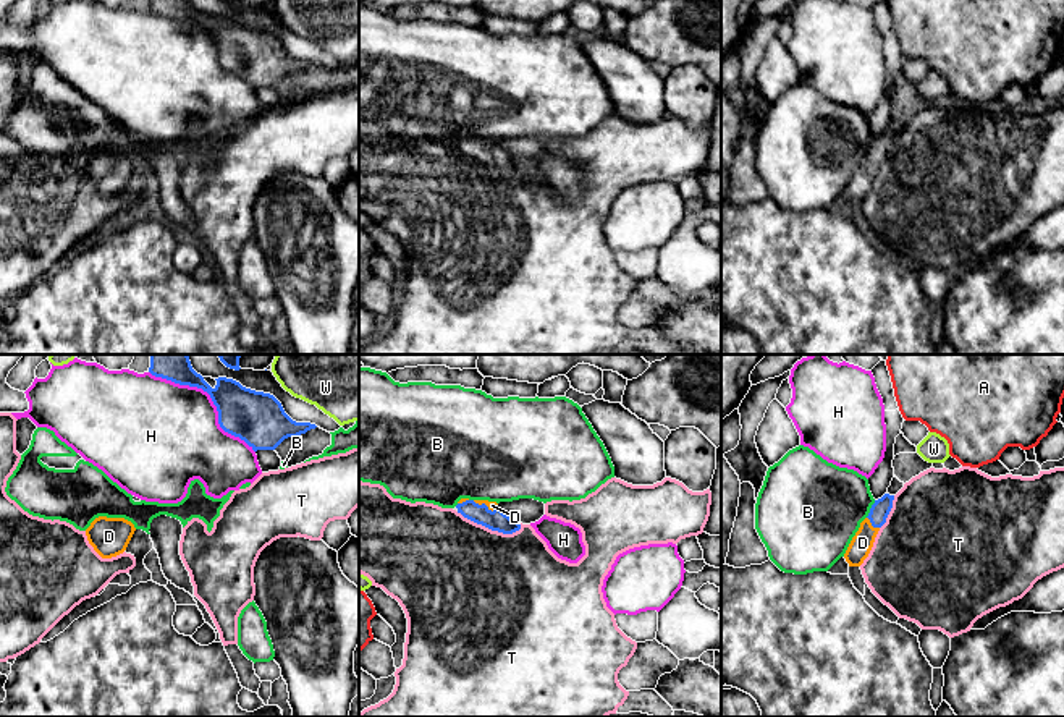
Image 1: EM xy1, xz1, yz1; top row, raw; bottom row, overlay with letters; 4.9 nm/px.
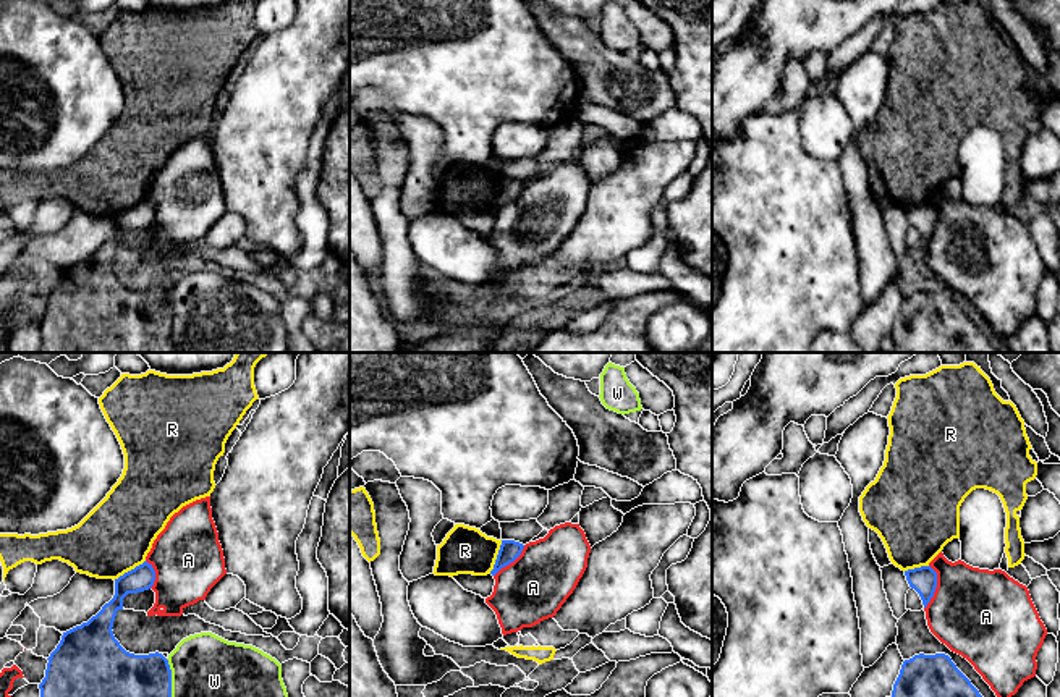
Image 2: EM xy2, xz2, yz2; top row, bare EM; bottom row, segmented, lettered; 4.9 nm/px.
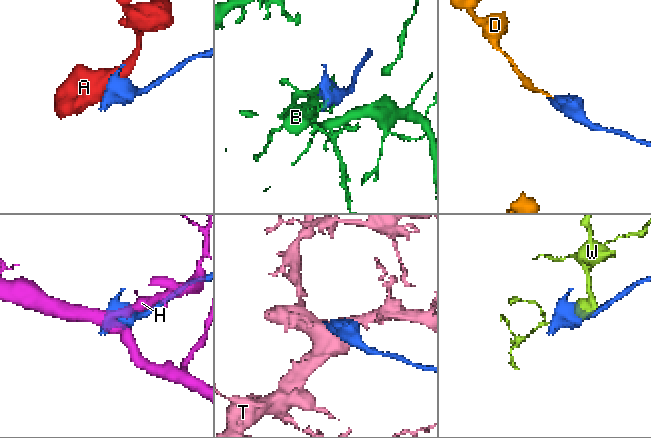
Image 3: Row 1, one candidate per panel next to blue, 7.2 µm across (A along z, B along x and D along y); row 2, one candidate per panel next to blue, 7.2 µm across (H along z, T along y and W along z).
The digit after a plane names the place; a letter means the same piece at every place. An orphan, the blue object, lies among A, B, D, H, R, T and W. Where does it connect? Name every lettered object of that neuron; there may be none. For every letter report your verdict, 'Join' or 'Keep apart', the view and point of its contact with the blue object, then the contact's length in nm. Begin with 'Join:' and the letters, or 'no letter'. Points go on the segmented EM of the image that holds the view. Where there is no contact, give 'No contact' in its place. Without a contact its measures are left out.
Join: D
A: Keep apart. Touches blue at yz2 (936, 586). Shared border 220 nm
B: Keep apart. Touches blue at yz1 (870, 509). Shared border 100 nm
D: Join. Touches blue at yz1 (872, 525). Shared border 90 nm
H: Keep apart. Touches blue at xy1 (211, 397). Shared border 650 nm
R: Keep apart. Touches blue at xz2 (497, 557). Shared border 180 nm
T: Keep apart. Touches blue at xz1 (489, 528). Shared border 340 nm
W: Keep apart. Touches blue at xy2 (170, 678). Shared border 190 nm

